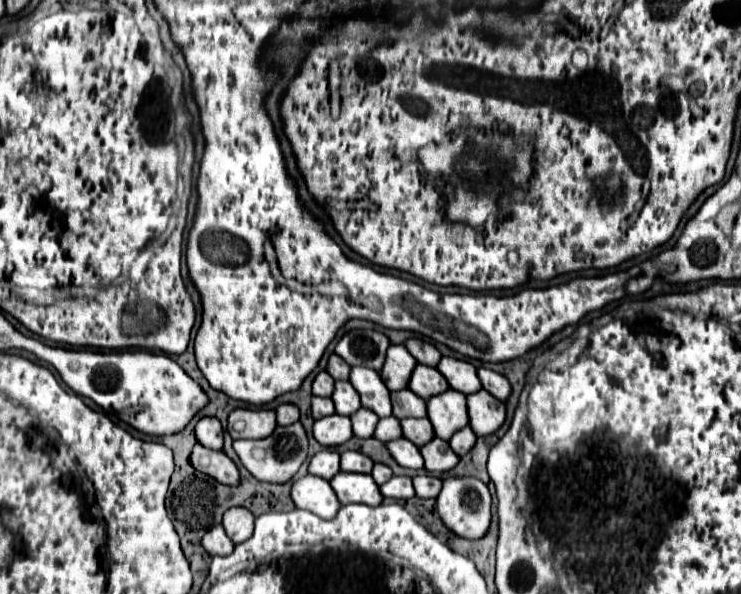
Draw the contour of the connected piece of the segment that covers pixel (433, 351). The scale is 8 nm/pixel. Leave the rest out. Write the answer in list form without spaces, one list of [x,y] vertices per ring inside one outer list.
[[[420,337],[408,339],[404,345],[406,345],[406,349],[414,355],[414,359],[416,359],[418,363],[422,363],[422,365],[436,367],[436,365],[438,365],[438,359],[442,359],[440,351],[438,351],[434,345],[430,345],[430,343],[422,341]]]

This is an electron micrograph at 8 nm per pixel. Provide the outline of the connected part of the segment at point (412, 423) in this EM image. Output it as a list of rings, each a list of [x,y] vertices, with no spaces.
[[[402,419],[402,431],[408,441],[412,441],[416,447],[426,445],[430,439],[434,439],[434,429],[430,427],[430,421],[424,419]]]

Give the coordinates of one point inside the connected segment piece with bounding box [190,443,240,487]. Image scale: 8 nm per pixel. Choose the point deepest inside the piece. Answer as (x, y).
(217, 464)

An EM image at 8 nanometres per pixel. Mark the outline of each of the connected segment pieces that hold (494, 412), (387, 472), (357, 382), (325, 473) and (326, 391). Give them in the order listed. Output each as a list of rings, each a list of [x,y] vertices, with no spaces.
[[[482,389],[468,395],[468,415],[472,431],[478,437],[486,437],[502,427],[506,419],[506,407],[502,401],[494,399],[488,391]]]
[[[378,463],[378,465],[374,465],[374,469],[372,469],[372,477],[374,477],[374,481],[376,481],[378,485],[382,485],[382,483],[386,483],[386,481],[392,477],[392,469],[390,469],[388,465]]]
[[[352,367],[350,383],[362,397],[362,407],[374,411],[378,417],[390,417],[392,415],[392,403],[390,403],[390,391],[384,385],[382,377],[368,367]]]
[[[324,449],[312,457],[308,471],[310,475],[330,481],[340,471],[340,455],[334,449]]]
[[[326,371],[318,373],[316,379],[314,379],[314,395],[318,395],[318,397],[330,397],[332,391],[334,391],[334,379]]]

